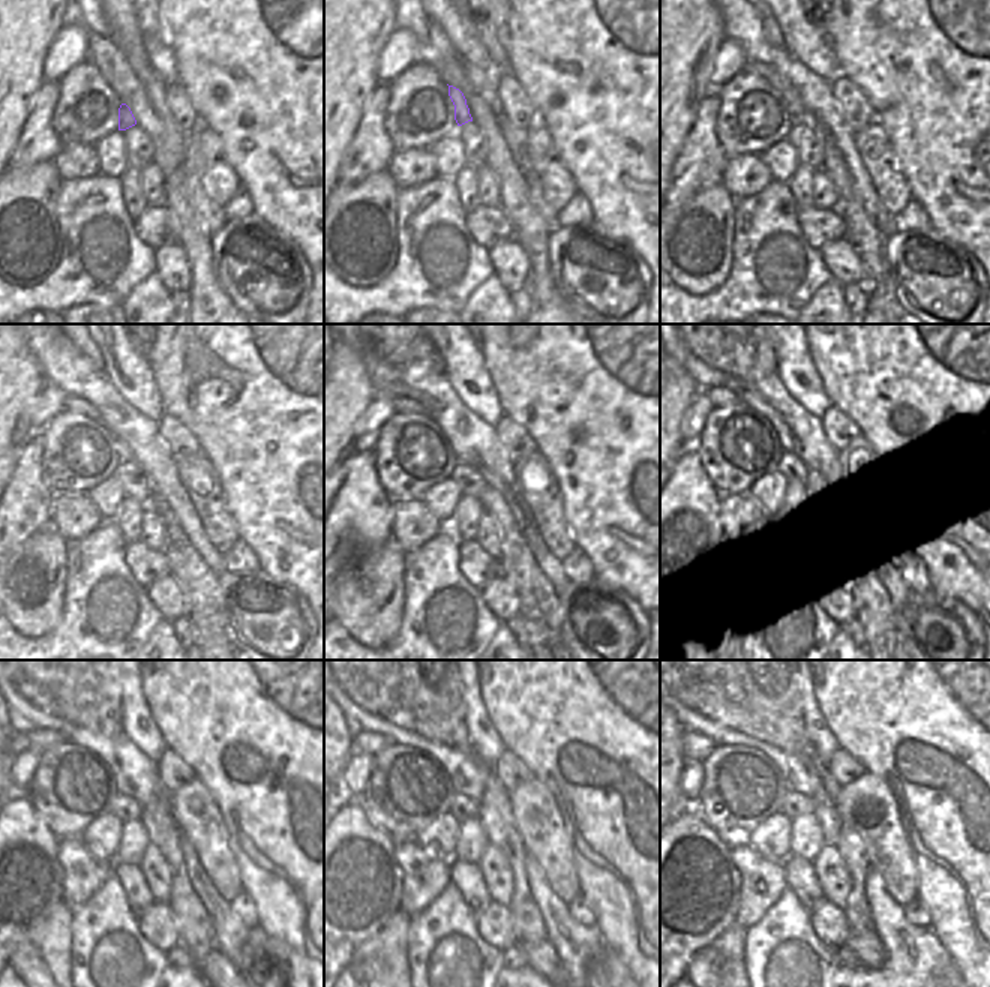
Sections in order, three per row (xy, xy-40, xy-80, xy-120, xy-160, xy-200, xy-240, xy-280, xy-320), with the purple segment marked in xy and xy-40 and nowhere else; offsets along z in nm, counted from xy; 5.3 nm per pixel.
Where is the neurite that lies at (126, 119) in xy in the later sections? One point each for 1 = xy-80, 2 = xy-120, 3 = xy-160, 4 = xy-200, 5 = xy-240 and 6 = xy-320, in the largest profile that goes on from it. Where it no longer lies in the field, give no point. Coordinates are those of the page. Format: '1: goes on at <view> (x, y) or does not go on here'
1: goes on at xy-80 (795, 108)
2: goes on at xy-120 (71, 402)
3: goes on at xy-160 (401, 404)
4: goes on at xy-200 (719, 398)
5: goes on at xy-240 (39, 738)
6: goes on at xy-320 (695, 746)

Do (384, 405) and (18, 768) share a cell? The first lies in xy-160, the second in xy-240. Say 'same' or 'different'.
same

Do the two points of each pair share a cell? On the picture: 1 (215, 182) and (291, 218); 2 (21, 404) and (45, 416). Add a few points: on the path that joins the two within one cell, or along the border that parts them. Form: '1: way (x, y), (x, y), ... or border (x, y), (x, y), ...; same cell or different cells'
1: border (224, 155), (242, 186); different cells
2: border (47, 383), (32, 411), (33, 432); different cells

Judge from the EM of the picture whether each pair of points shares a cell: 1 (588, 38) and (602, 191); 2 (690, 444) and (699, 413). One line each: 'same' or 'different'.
1: same
2: same

